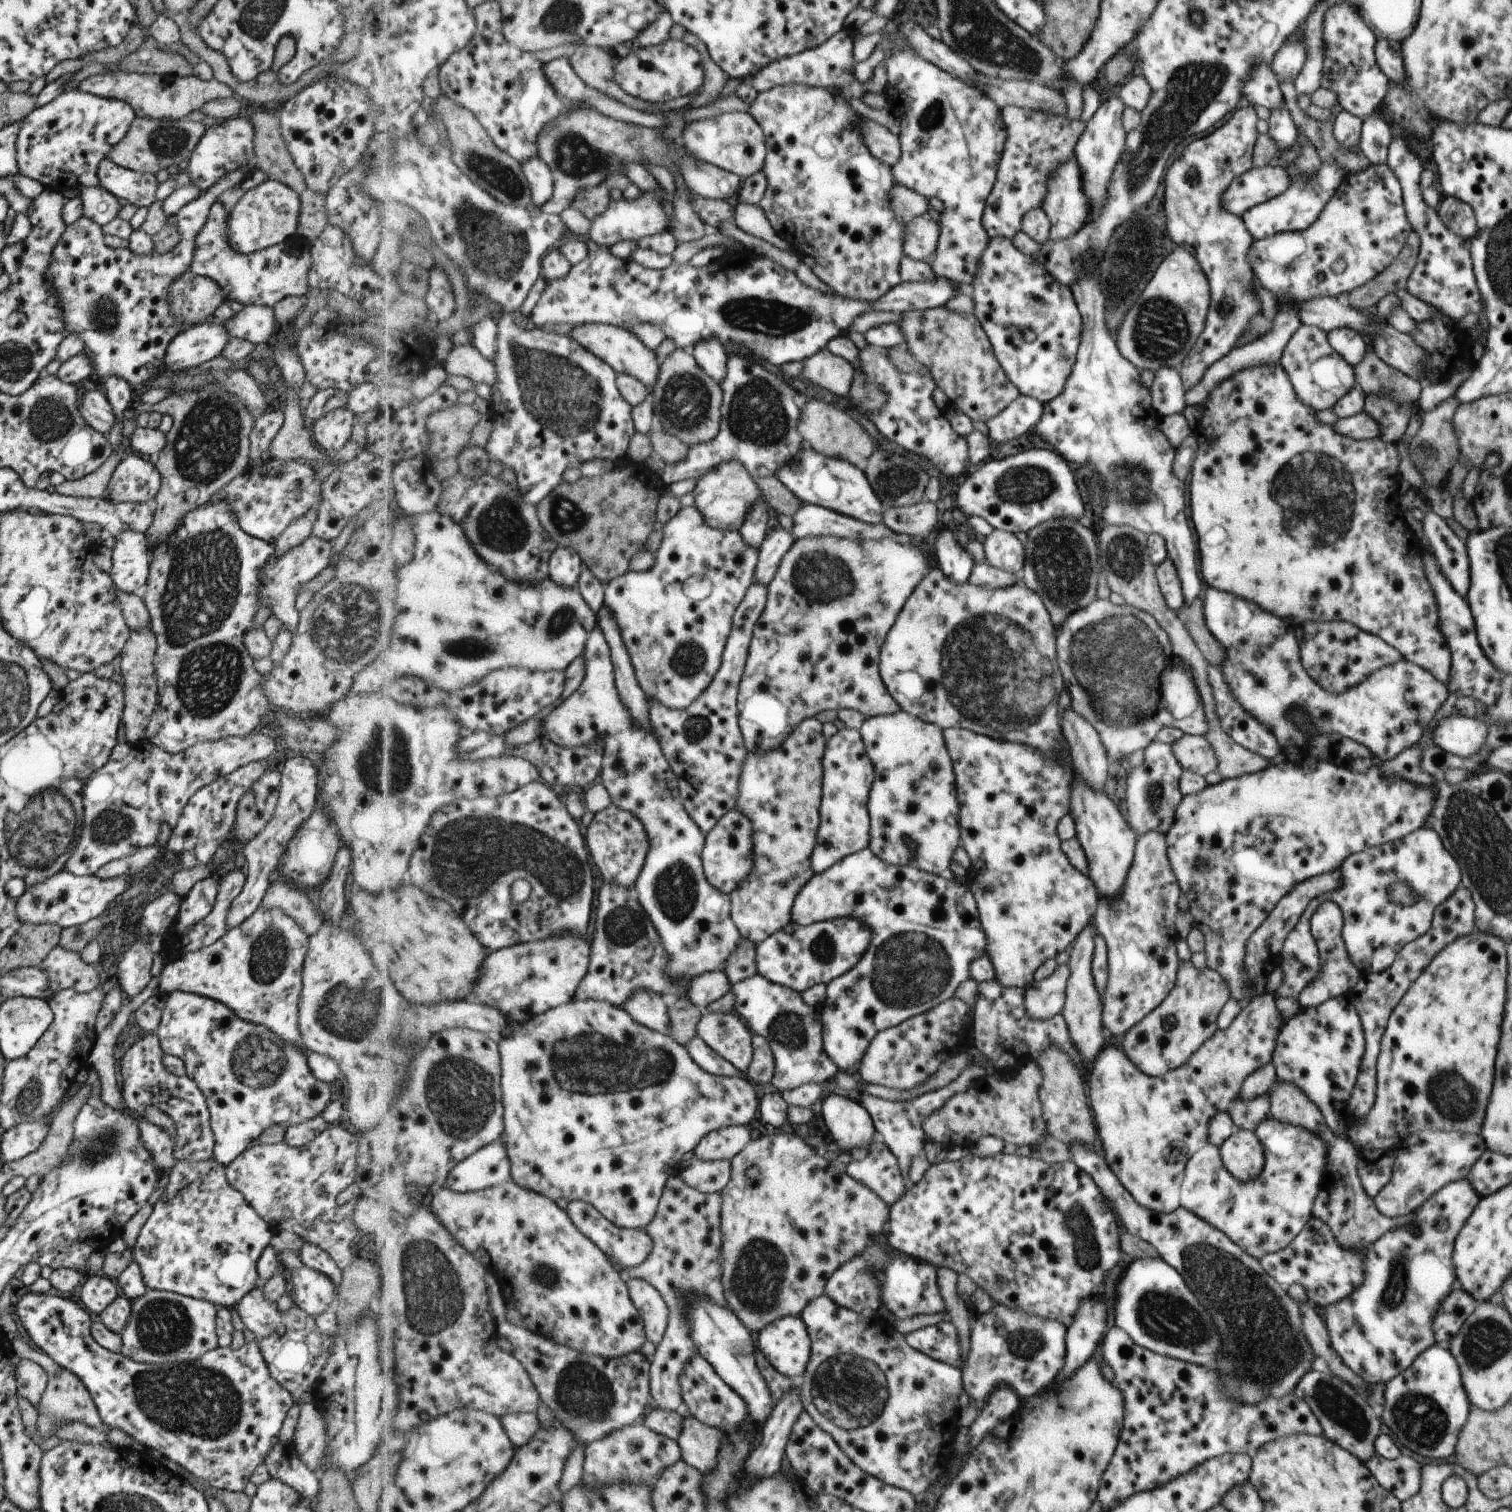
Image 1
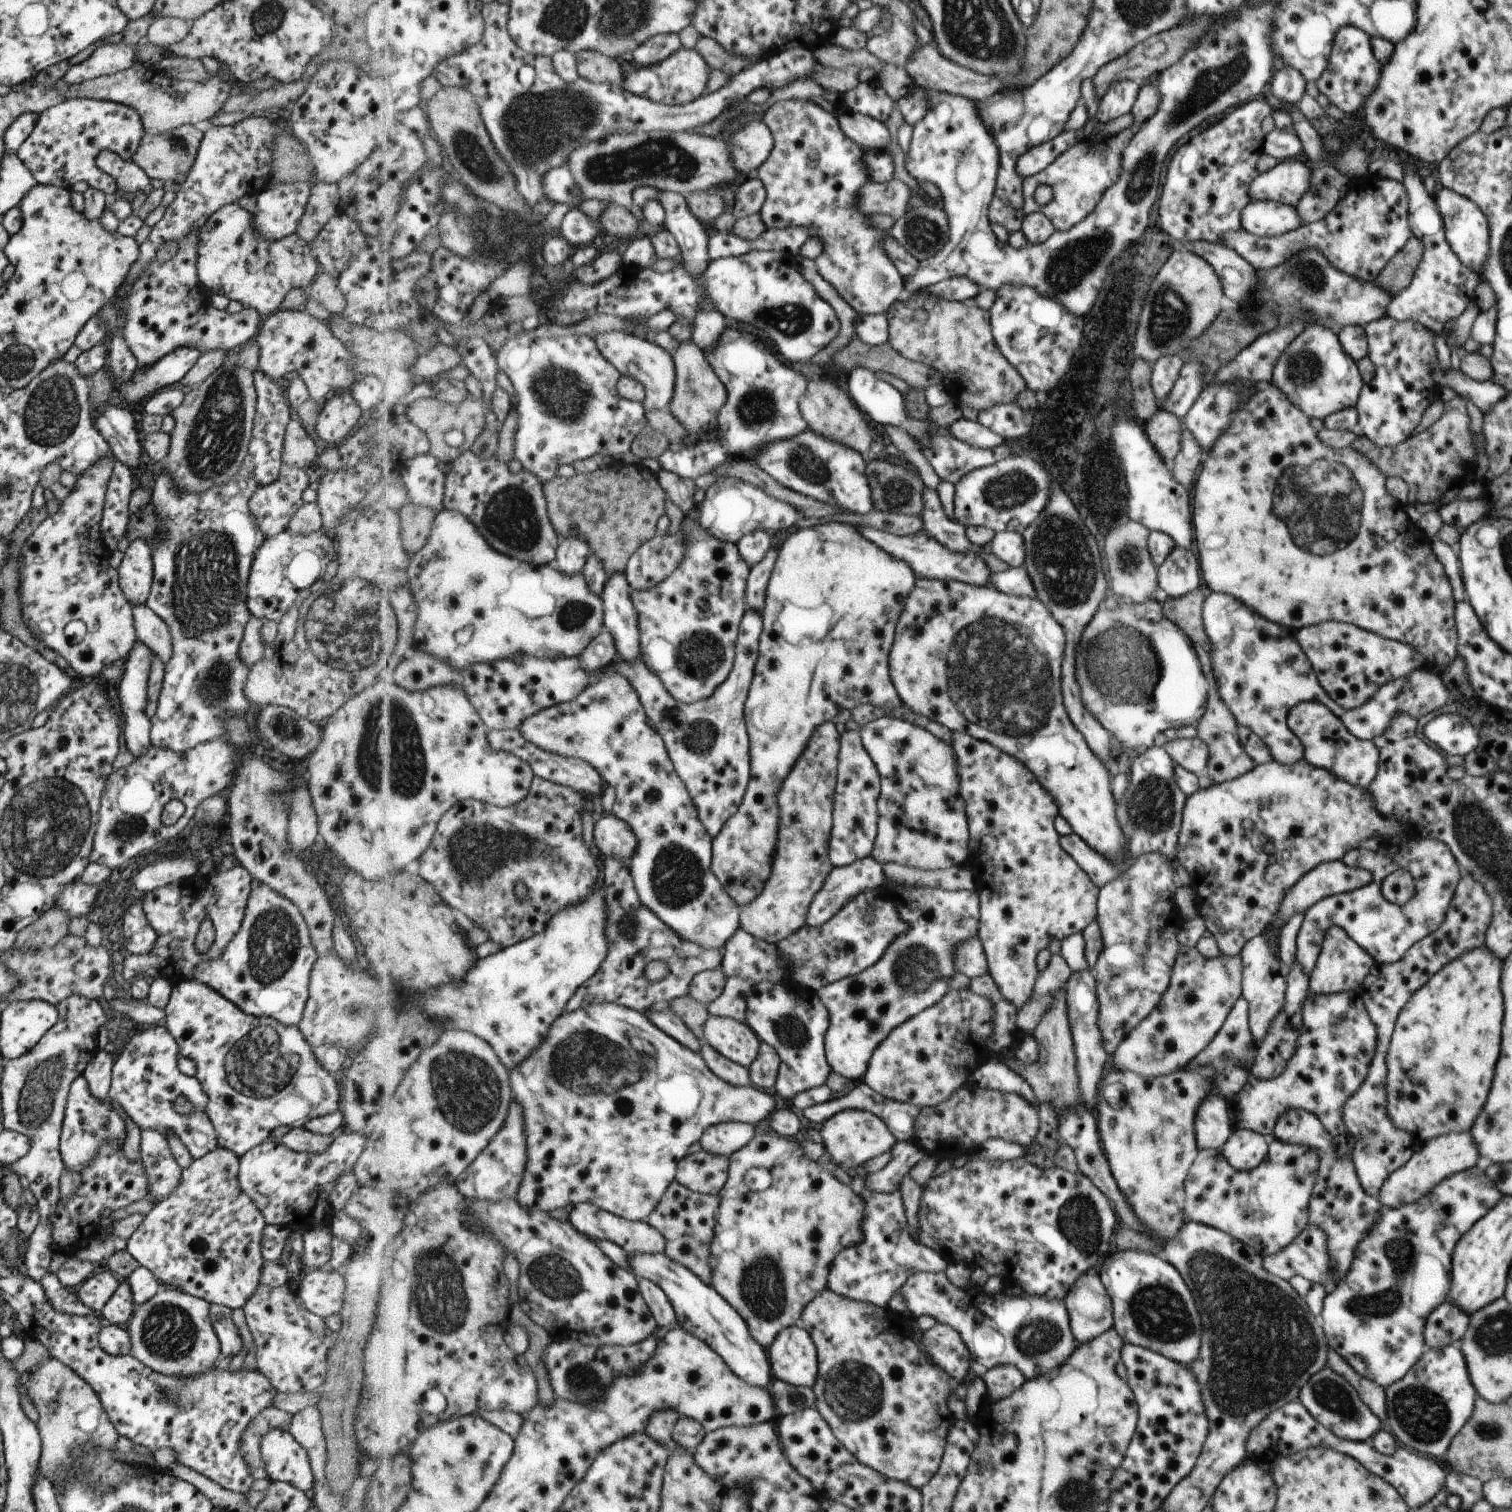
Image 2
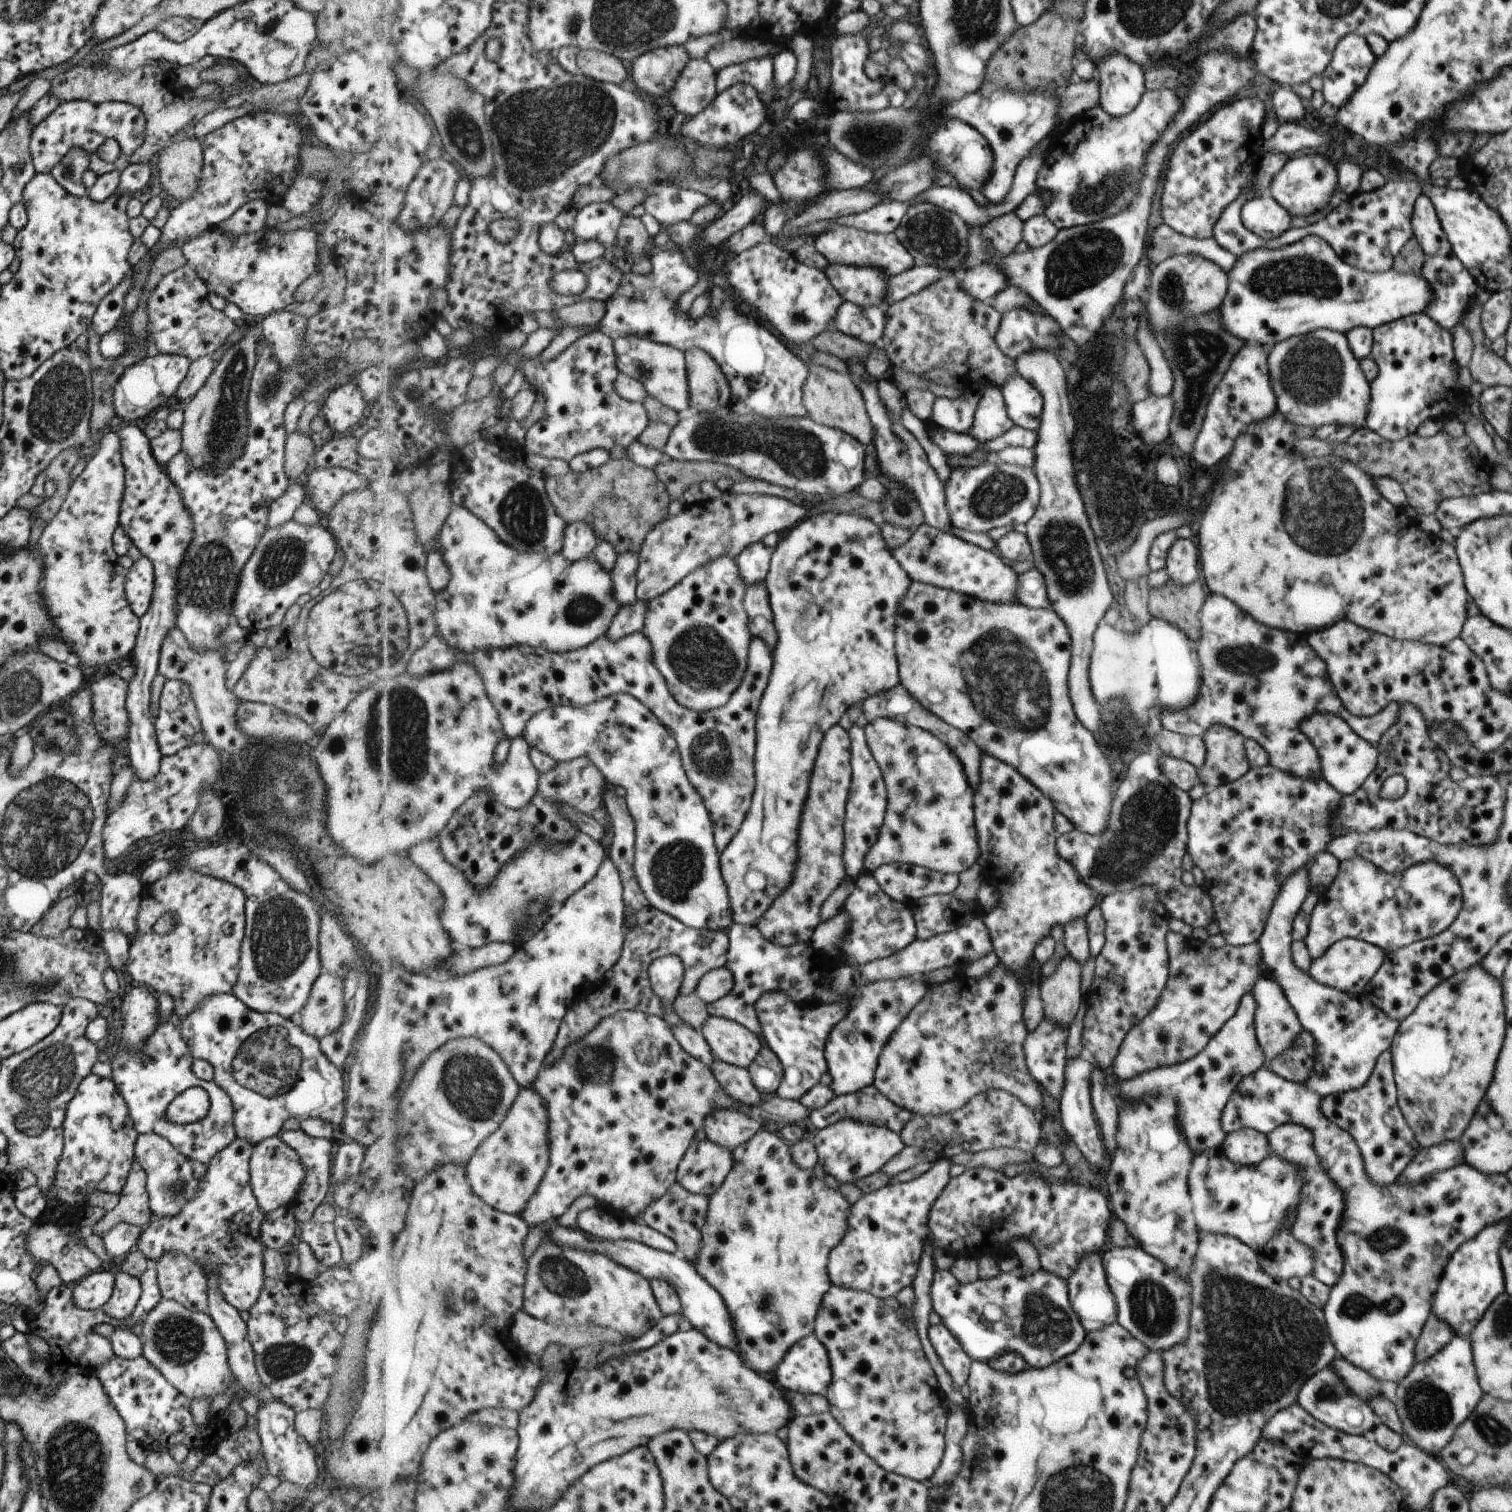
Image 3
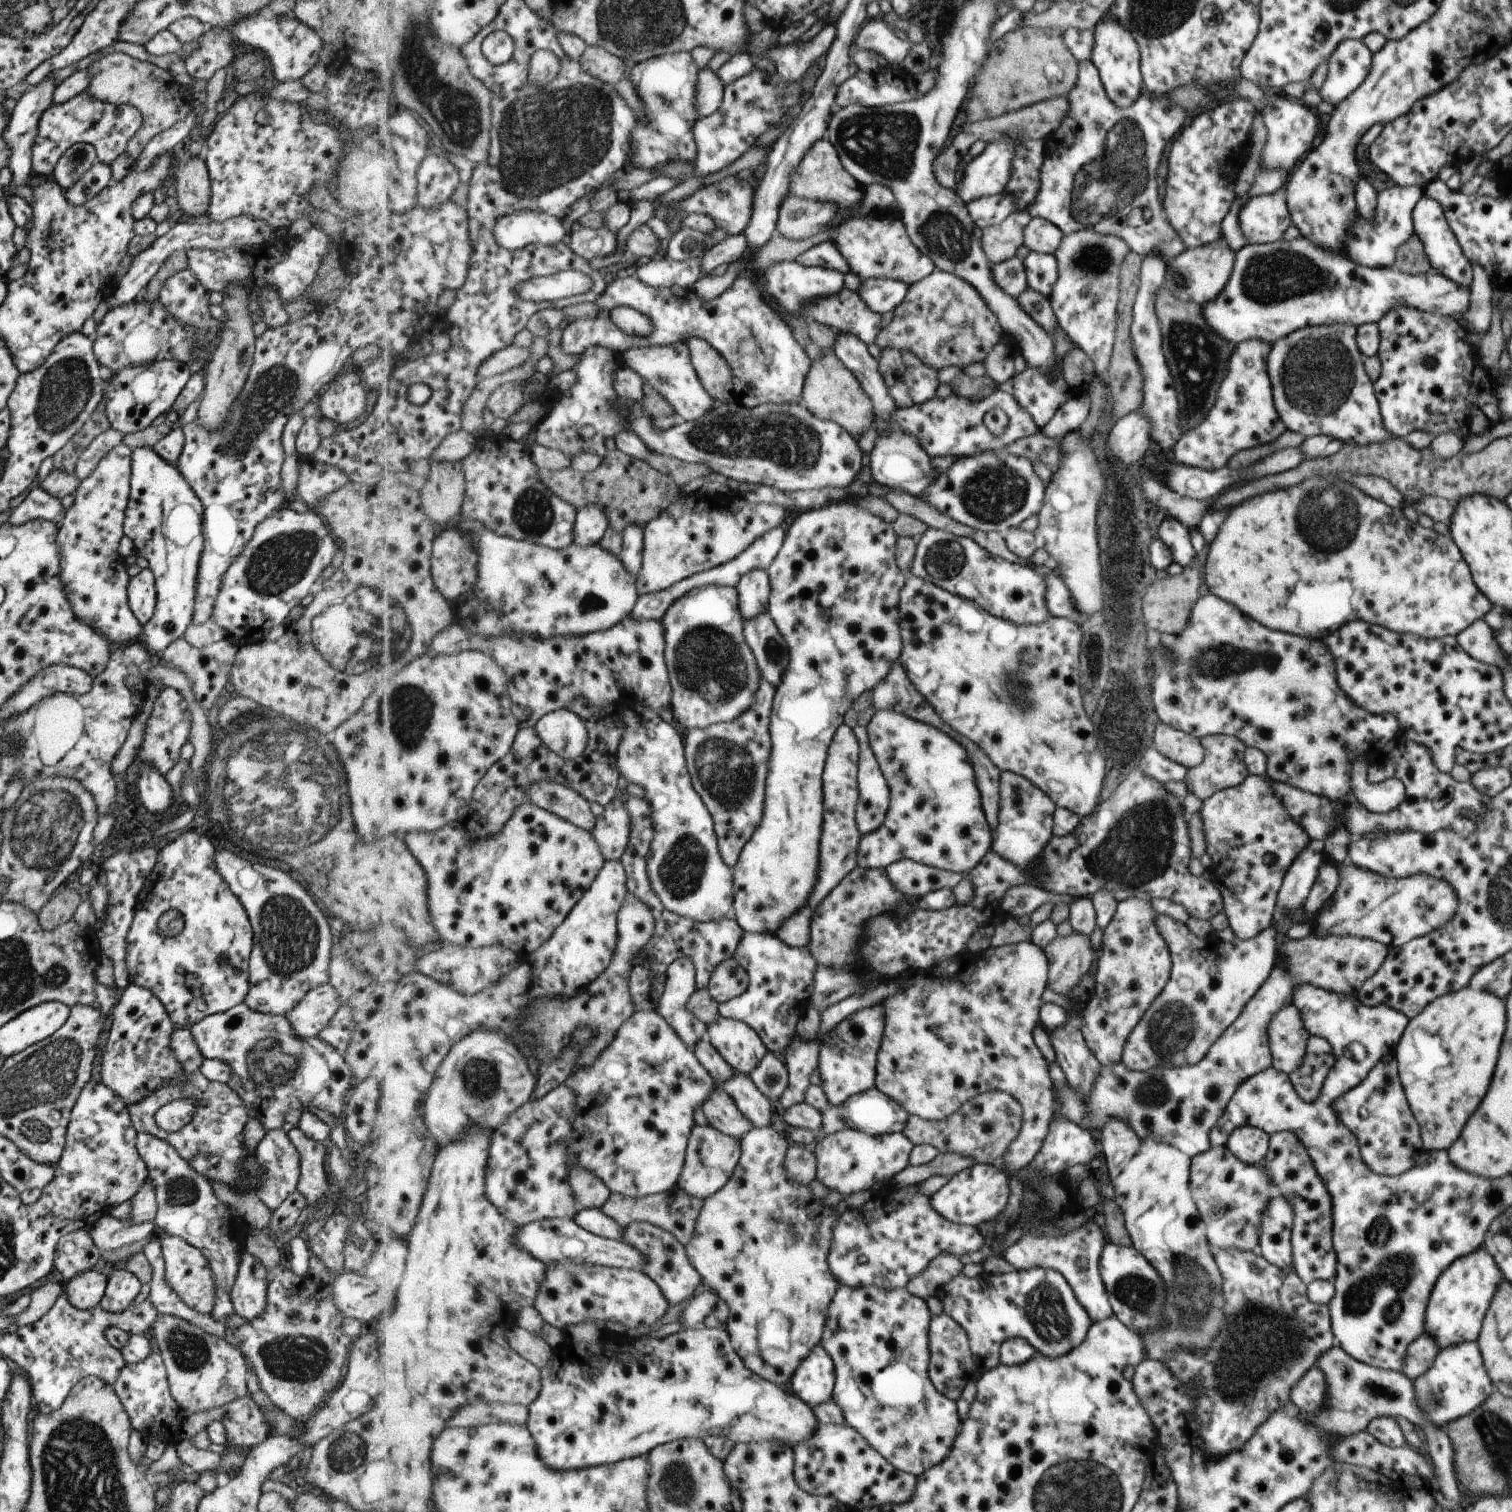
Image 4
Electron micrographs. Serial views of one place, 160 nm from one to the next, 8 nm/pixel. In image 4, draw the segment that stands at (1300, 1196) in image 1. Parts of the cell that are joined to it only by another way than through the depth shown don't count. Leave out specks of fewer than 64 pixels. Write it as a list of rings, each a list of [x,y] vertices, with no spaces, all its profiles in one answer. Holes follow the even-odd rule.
[[[1210,1146],[1205,1152],[1191,1158],[1191,1168],[1188,1170],[1189,1192],[1212,1249],[1256,1251],[1260,1218],[1267,1208],[1270,1199],[1267,1191],[1272,1184],[1263,1166],[1237,1160],[1224,1146]]]

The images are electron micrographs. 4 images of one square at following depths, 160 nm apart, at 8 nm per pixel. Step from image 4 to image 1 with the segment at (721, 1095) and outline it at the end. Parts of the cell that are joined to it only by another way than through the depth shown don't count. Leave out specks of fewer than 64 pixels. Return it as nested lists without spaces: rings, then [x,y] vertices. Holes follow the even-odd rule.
[[[747,1125],[719,1129],[708,1134],[699,1146],[695,1156],[706,1161],[733,1160],[752,1140]]]

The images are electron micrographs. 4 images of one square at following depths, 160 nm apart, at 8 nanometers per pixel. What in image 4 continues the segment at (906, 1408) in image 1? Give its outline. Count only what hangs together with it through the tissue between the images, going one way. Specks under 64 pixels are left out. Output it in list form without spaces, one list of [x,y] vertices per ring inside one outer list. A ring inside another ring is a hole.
[[[840,1285],[821,1342],[836,1364],[833,1400],[843,1409],[847,1424],[854,1426],[891,1464],[918,1477],[952,1453],[962,1422],[957,1401],[939,1392],[930,1375],[933,1317],[926,1299],[914,1295],[907,1287],[887,1290],[873,1285]]]

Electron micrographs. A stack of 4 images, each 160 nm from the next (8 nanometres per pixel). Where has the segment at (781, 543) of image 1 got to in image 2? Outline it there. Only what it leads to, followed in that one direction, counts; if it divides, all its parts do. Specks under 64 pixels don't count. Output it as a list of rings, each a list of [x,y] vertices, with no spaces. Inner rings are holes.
[[[771,550],[766,554],[766,557],[752,567],[752,572],[748,578],[748,590],[746,598],[748,608],[754,611],[764,613],[766,607],[768,584],[776,565],[778,550]]]

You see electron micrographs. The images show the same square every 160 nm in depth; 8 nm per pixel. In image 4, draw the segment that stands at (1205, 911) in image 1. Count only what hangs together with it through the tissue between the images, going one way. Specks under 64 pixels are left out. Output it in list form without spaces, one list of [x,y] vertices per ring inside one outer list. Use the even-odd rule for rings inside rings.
[[[1248,775],[1244,778],[1244,781],[1240,785],[1225,789],[1219,793],[1212,794],[1211,797],[1207,798],[1202,802],[1202,807],[1199,809],[1199,814],[1202,820],[1202,827],[1204,832],[1204,837],[1206,840],[1206,852],[1211,858],[1211,865],[1207,868],[1212,874],[1210,881],[1213,885],[1217,886],[1217,889],[1220,891],[1223,902],[1223,912],[1228,920],[1228,927],[1233,931],[1235,937],[1241,940],[1245,940],[1251,937],[1255,937],[1256,934],[1259,934],[1262,930],[1268,928],[1269,925],[1273,923],[1274,910],[1276,906],[1277,896],[1279,894],[1280,886],[1283,884],[1284,874],[1289,868],[1291,868],[1292,862],[1304,848],[1307,846],[1309,840],[1311,840],[1304,829],[1300,826],[1297,826],[1297,823],[1288,817],[1288,814],[1285,812],[1283,803],[1280,802],[1280,799],[1273,794],[1272,787],[1268,785],[1267,778],[1257,775]]]

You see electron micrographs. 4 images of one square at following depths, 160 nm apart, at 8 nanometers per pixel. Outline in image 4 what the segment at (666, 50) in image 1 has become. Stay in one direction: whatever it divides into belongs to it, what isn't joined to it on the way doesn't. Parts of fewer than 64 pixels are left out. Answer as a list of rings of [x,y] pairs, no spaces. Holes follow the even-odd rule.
[[[710,66],[700,72],[696,94],[696,107],[700,117],[716,113],[724,104],[725,84]]]

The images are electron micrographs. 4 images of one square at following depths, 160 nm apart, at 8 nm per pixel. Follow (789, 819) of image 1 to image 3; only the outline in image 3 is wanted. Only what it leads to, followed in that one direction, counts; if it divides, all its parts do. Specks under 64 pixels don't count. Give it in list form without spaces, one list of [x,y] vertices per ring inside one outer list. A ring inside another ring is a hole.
[[[835,725],[824,738],[820,746],[819,758],[816,760],[810,785],[810,796],[806,803],[806,809],[802,815],[802,826],[800,830],[800,860],[798,869],[794,875],[792,885],[773,903],[771,909],[765,913],[760,922],[755,925],[771,942],[781,946],[790,947],[797,943],[811,942],[816,928],[822,923],[822,908],[828,898],[840,888],[841,883],[846,880],[847,872],[845,866],[844,852],[846,832],[844,829],[847,816],[848,798],[852,788],[852,738],[844,726]]]

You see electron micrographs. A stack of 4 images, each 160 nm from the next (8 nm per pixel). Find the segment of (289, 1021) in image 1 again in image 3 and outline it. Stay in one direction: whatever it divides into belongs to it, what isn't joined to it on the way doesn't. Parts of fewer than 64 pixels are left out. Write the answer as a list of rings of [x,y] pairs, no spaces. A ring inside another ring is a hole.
[[[243,842],[215,844],[207,848],[199,848],[190,854],[183,854],[175,860],[161,859],[148,865],[139,878],[141,886],[155,882],[164,877],[173,867],[189,867],[201,874],[222,878],[225,882],[236,886],[244,894],[244,937],[240,944],[237,982],[231,994],[238,998],[249,1010],[260,1013],[277,1013],[286,1019],[299,1012],[306,1003],[311,985],[321,972],[318,957],[318,928],[320,912],[317,903],[301,891],[292,889],[280,874],[269,863],[260,859]]]

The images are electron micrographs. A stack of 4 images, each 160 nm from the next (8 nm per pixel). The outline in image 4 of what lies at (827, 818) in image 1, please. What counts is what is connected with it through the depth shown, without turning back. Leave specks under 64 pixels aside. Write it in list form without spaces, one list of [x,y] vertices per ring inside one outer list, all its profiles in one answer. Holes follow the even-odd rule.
[[[857,725],[854,730],[860,739],[860,800],[856,821],[864,835],[877,830],[885,822],[892,802],[892,790],[872,749],[868,727]]]

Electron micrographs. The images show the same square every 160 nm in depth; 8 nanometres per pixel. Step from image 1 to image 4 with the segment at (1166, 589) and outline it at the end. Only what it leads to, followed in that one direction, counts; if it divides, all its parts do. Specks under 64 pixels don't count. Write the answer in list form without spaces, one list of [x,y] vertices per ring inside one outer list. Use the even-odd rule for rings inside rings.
[[[1165,518],[1157,527],[1156,538],[1161,539],[1172,553],[1172,560],[1185,568],[1193,558],[1193,548],[1189,544],[1187,528],[1177,519]]]

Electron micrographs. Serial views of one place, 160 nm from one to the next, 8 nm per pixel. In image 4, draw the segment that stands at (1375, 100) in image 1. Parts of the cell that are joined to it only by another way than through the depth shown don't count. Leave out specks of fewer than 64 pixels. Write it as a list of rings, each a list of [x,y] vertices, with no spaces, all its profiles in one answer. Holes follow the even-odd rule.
[[[1357,39],[1341,41],[1328,56],[1326,75],[1318,88],[1321,101],[1335,106],[1367,76],[1372,54]]]

